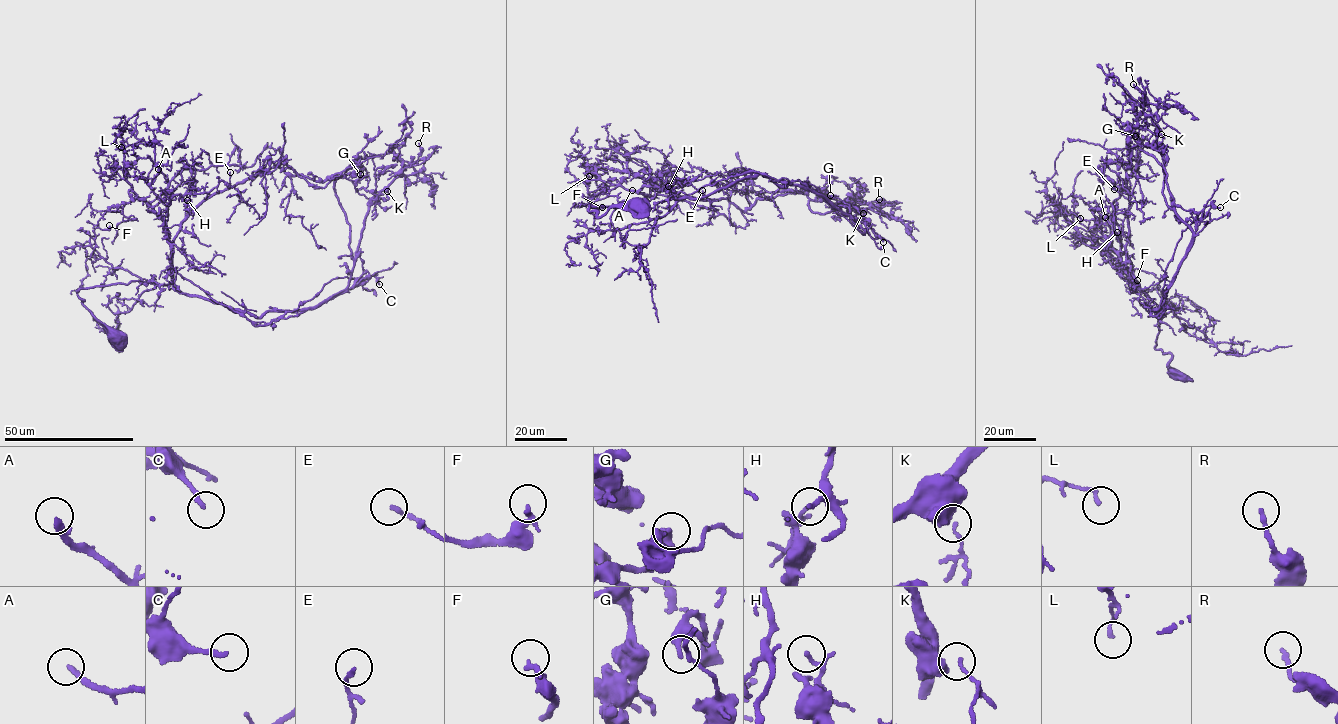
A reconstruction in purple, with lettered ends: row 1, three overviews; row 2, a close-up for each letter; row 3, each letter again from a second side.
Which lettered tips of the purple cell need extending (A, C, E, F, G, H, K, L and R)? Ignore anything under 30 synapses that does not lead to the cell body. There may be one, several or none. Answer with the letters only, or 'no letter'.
A

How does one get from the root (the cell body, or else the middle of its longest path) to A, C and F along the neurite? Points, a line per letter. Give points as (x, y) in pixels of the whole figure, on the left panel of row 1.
A: (113, 336), (77, 292), (133, 281), (171, 281), (170, 235), (154, 210), (167, 192), (168, 181), (158, 169)
C: (113, 336), (83, 304), (79, 289), (172, 284), (260, 317), (312, 309), (372, 275), (379, 284)
F: (113, 336), (78, 291), (168, 284), (173, 268), (170, 235), (143, 199), (111, 207), (98, 222), (109, 225)

